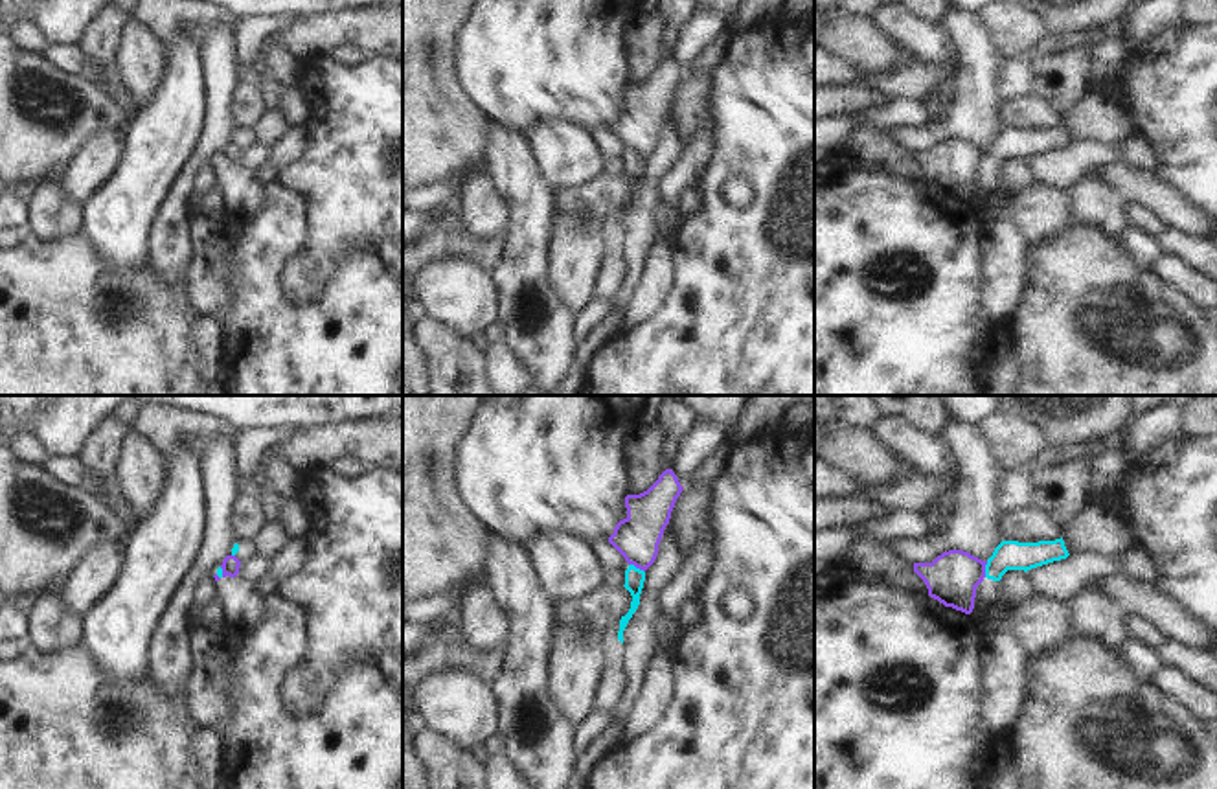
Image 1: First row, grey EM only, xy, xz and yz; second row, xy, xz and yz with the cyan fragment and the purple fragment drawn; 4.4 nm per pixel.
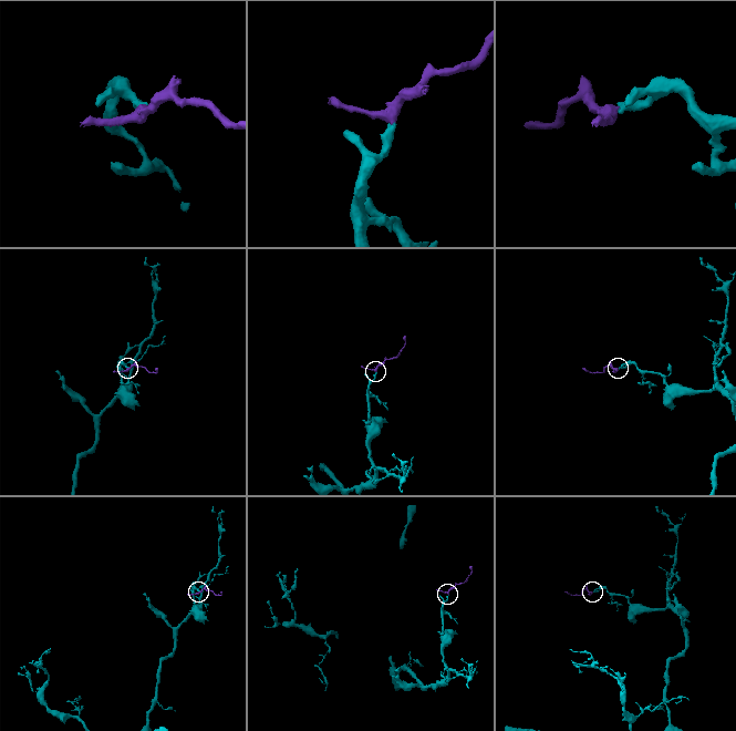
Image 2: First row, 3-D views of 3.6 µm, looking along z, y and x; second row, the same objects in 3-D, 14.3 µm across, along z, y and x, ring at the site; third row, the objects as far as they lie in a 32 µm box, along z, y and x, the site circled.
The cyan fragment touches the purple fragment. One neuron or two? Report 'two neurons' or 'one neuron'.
two neurons

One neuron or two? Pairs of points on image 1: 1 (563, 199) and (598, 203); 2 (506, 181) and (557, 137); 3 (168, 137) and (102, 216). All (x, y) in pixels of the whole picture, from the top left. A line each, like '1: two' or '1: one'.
1: one
2: two
3: one

